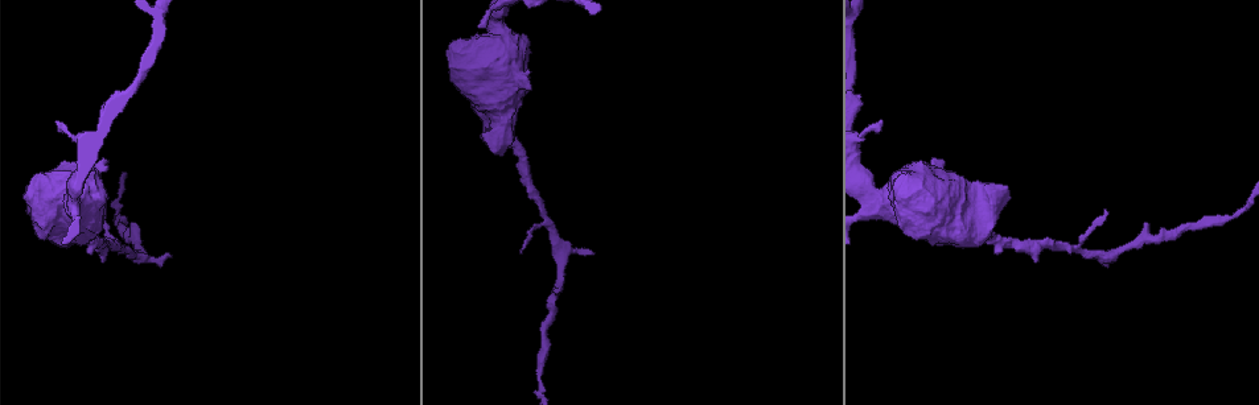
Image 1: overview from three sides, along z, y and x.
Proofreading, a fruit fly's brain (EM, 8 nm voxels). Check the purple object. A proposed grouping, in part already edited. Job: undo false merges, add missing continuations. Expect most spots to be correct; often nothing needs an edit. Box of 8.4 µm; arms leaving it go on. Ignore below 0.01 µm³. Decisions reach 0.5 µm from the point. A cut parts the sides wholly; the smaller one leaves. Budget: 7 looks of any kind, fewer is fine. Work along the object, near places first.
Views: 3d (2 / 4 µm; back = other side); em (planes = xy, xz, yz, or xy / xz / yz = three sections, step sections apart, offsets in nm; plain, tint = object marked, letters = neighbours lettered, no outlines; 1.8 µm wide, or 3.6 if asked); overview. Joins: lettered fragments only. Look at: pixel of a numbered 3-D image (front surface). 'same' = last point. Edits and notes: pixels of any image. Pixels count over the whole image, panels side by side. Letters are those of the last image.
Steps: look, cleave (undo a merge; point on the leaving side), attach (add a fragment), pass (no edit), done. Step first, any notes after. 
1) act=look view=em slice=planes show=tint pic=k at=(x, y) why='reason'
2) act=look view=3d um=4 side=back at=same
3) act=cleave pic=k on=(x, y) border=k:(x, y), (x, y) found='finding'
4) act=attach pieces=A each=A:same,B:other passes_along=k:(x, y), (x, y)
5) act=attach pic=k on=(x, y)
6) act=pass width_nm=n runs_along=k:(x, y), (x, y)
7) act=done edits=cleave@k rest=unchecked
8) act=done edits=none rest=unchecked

act=look view=em um=3.6 slice=planes show=letters pic=1 at=(58, 121)

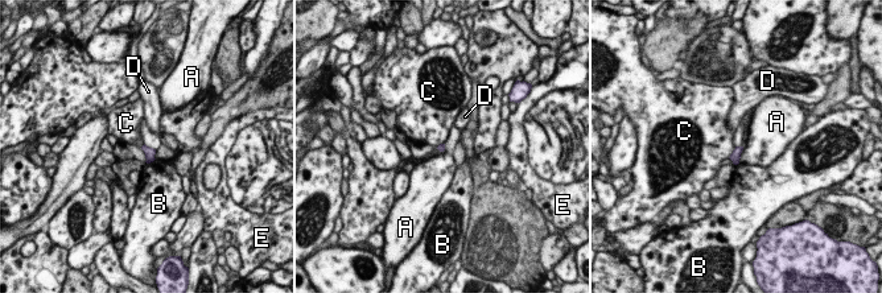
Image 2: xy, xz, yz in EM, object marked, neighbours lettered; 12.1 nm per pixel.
act=pass width_nm=90 each=A:other,B:other,C:other,D:other,E:other border=2:(736, 147), (728, 157) found='no lettered fragment goes on from it'

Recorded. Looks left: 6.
act=look view=3d um=4 pic=1 at=(491, 150)

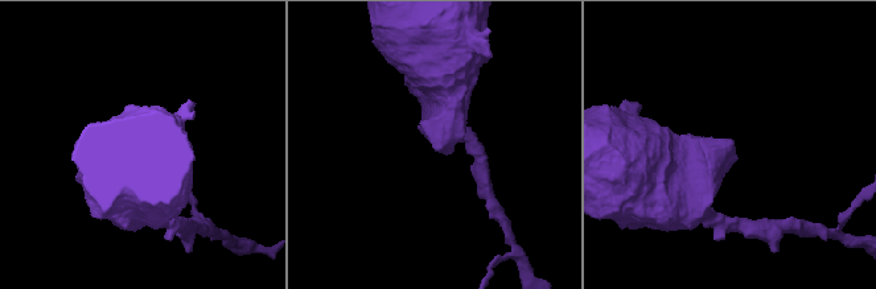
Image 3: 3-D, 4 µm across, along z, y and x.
act=look view=em slice=xy step=16 show=tint pic=3 at=(729, 147)

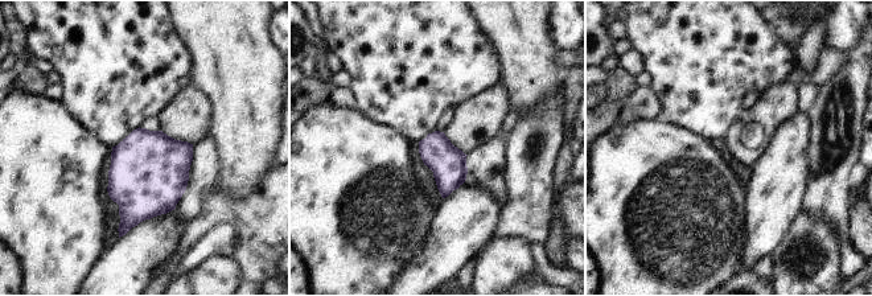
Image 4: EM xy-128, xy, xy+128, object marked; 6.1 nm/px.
act=look view=em slice=planes show=letters at=same

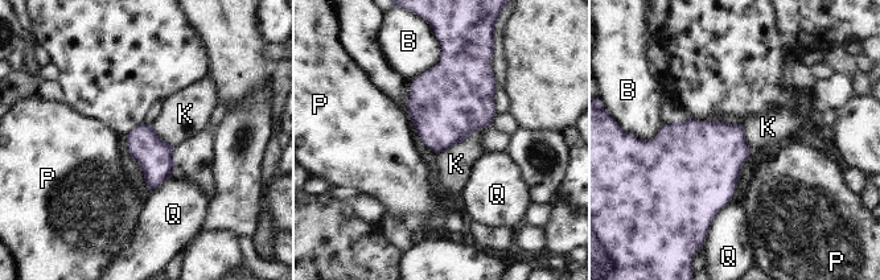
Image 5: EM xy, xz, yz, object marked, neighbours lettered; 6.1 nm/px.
act=pass each=B:other,K:other,P:other,Q:other border=5:(490, 124), (438, 153) found='none of them fits'

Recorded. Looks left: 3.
act=look view=3d um=2 pic=1 at=(593, 254)

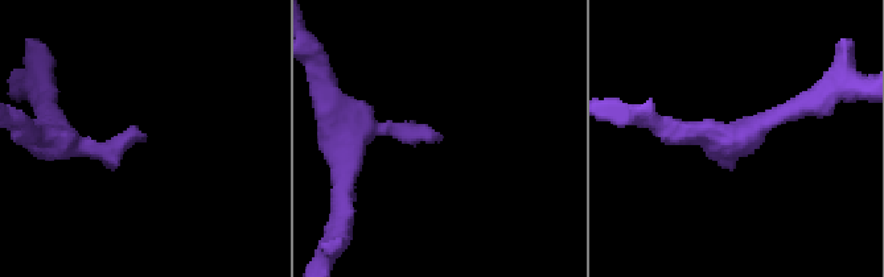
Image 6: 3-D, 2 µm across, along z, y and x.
act=look view=em slice=yz step=16 show=tint pic=6 at=(441, 138)

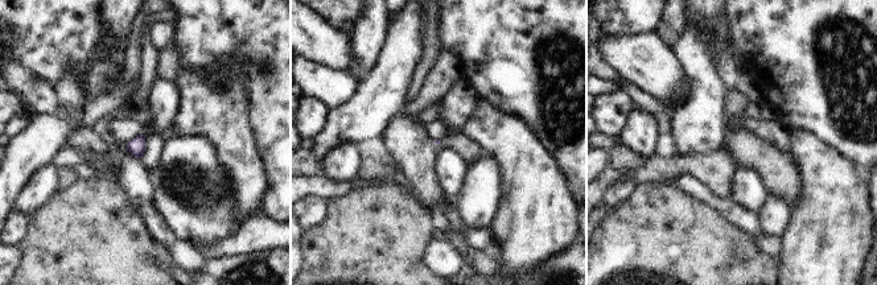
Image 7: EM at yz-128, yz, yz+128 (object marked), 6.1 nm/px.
act=look view=em slice=planes show=letters at=same

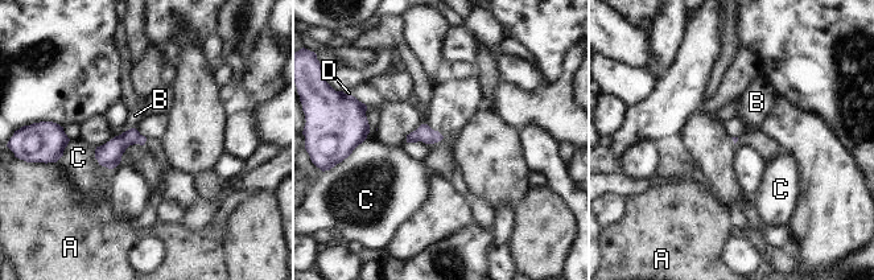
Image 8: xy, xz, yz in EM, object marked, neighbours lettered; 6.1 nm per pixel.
act=attach pieces=B longest_contact=C:180nm each=A:other,B:same,C:other,D:other passes_along=8:(108, 155), (131, 128), (135, 115) found='the cell continues'

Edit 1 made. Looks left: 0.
act=done edits=attach@8 rest=unchecked

